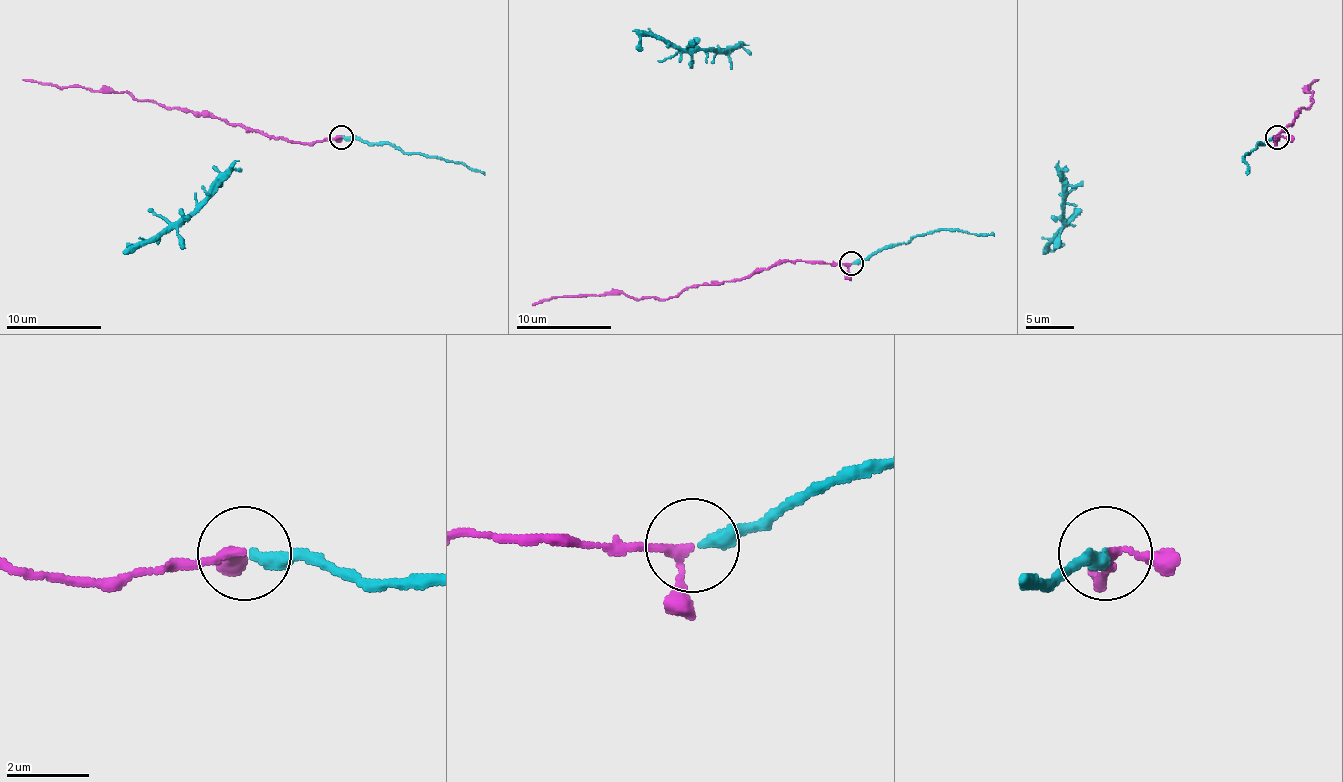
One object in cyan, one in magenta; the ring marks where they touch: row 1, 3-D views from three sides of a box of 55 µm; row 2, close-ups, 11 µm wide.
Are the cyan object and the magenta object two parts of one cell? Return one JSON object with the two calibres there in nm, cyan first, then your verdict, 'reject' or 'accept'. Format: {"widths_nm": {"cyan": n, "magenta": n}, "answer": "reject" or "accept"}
{"widths_nm": {"cyan": 340, "magenta": 160}, "answer": "accept"}

